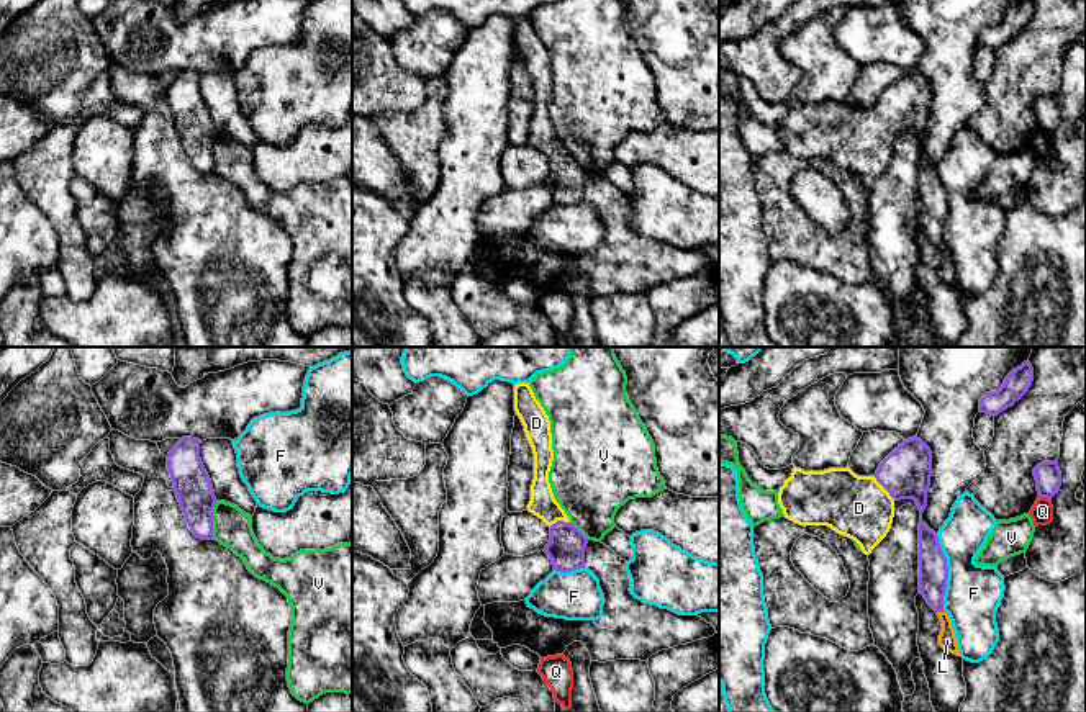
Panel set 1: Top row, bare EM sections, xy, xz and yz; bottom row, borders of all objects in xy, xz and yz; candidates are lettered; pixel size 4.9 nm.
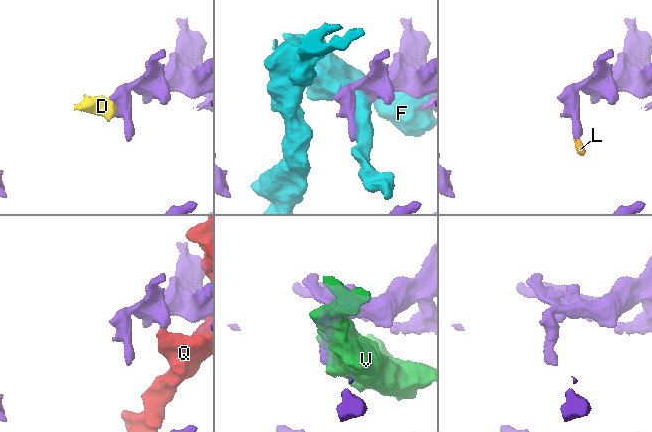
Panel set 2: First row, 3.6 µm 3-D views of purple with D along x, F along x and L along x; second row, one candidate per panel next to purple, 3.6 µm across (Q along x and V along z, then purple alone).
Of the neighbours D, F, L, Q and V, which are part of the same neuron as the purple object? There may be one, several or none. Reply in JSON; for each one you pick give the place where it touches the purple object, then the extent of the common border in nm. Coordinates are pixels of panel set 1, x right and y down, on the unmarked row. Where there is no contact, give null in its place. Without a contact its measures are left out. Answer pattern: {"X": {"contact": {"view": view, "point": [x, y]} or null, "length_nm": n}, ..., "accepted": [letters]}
{"D": {"contact": {"view": "yz", "point": [883, 120]}, "length_nm": 160}, "L": {"contact": {"view": "yz", "point": [941, 244]}, "length_nm": 40}, "accepted": ["D", "L"]}

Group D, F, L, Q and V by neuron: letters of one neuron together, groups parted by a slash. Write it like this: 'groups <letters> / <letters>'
groups D L / F / Q / V

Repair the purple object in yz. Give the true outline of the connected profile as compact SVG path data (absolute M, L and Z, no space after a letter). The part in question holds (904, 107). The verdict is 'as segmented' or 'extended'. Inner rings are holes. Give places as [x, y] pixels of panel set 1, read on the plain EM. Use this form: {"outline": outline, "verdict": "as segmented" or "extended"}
{"outline": "M916 69L891 85L873 110L858 110L848 100L824 105L794 100L780 121L778 137L786 152L804 160L827 159L870 188L891 162L894 136L914 133L921 144L919 224L942 255L939 278L960 290L952 254L943 244L947 192L937 167L922 155L930 110L932 85Z", "verdict": "extended"}

